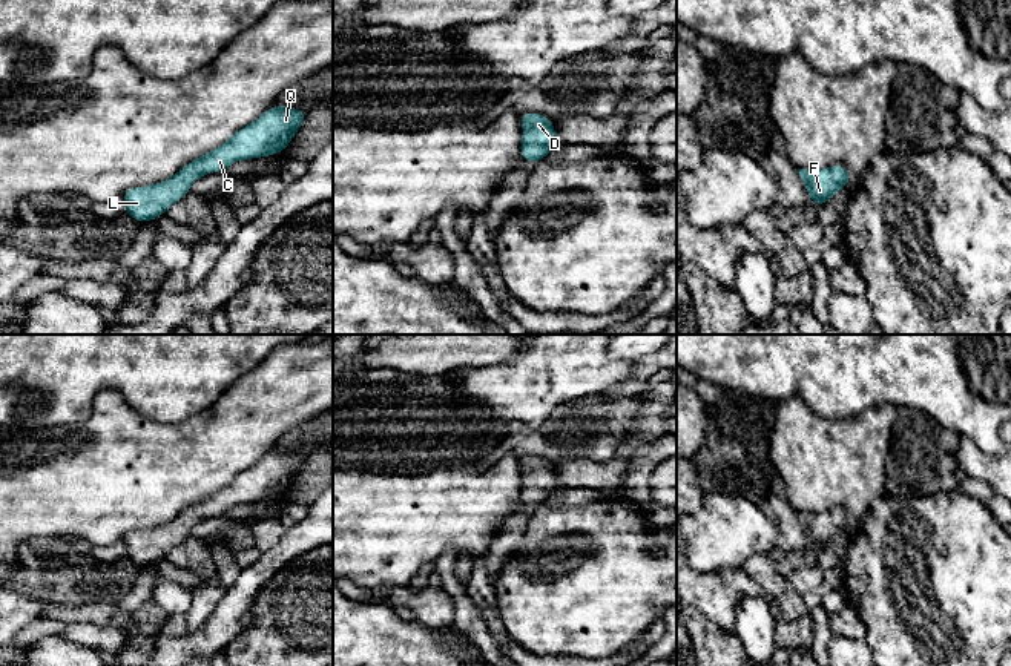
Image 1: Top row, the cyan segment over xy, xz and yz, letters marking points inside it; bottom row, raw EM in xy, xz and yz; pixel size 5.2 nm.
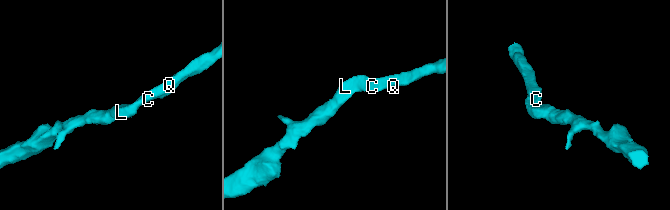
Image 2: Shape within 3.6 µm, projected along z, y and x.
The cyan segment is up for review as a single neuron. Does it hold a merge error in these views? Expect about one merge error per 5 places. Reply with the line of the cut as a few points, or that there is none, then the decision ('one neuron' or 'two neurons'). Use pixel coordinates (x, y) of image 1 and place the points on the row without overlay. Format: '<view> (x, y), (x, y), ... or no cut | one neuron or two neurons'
no cut | one neuron

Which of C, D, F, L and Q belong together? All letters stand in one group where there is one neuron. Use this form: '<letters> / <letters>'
C D F L Q

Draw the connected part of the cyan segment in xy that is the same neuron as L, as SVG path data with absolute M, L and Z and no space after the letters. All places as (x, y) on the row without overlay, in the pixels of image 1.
M293 450L268 451L258 463L241 471L224 488L187 506L172 522L123 536L126 560L149 566L181 545L190 529L206 517L227 513L241 503L272 500L288 491L307 457Z

